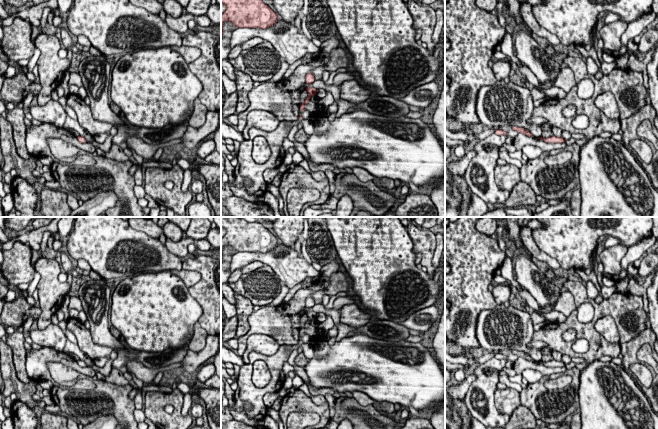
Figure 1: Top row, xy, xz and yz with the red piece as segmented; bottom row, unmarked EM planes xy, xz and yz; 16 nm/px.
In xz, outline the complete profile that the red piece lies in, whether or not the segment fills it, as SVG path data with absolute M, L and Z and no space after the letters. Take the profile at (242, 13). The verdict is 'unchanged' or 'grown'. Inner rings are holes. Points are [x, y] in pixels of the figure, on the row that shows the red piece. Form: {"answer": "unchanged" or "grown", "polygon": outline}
{"answer": "unchanged", "polygon": "M221 0L226 10L221 14L221 38L226 21L237 28L267 29L277 23L279 16L262 0Z"}

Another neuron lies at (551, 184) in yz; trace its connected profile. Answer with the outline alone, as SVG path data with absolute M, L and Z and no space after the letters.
M571 144L572 158L553 169L544 162L544 156L528 159L520 168L520 181L527 183L536 196L546 200L560 200L580 183L579 162L581 146Z

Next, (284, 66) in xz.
M281 62L279 71L273 76L273 82L278 82L282 79L283 75L289 68L289 64L287 62Z

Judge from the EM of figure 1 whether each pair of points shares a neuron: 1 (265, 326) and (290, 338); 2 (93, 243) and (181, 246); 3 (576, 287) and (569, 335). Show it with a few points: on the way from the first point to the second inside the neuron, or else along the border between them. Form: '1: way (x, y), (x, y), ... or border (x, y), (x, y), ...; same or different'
1: way (271, 326), (278, 326), (284, 332); same
2: border (164, 244), (169, 251), (181, 259); different
3: border (573, 328), (568, 328), (563, 333), (565, 342); different

